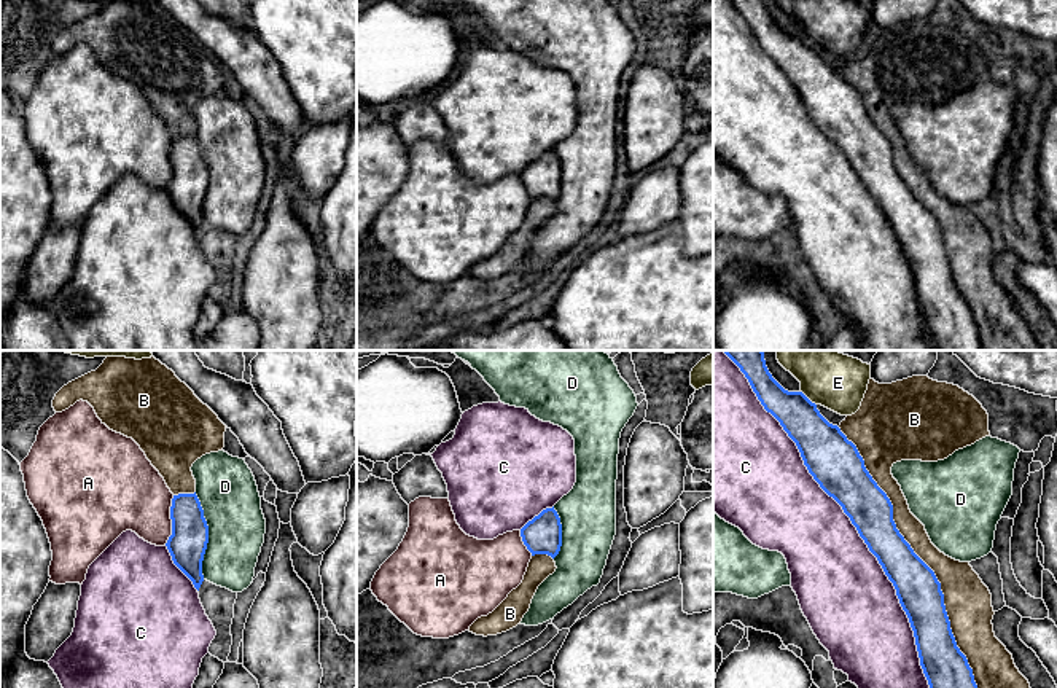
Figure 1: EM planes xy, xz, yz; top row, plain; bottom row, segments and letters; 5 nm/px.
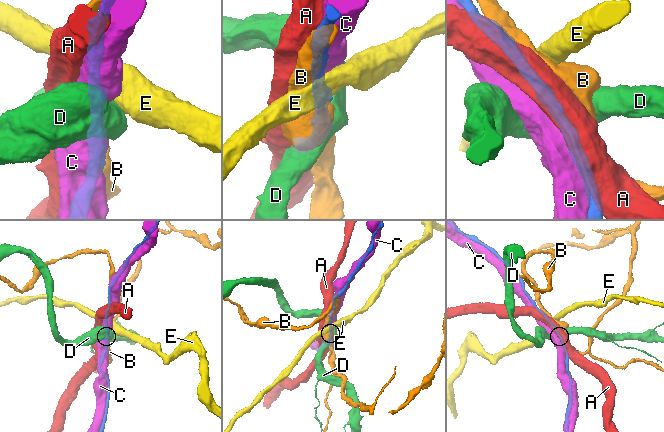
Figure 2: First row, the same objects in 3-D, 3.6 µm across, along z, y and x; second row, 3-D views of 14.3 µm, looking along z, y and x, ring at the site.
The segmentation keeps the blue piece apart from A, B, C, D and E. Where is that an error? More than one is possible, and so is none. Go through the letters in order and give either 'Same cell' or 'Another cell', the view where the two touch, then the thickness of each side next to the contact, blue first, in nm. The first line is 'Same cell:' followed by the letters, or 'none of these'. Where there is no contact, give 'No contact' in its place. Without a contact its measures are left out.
Same cell: C
A: Another cell. Touches blue in xy. Thickness 190 nm (blue) against 360 nm
B: Another cell. Touches blue in yz. Thickness 220 nm (blue) against 200 nm
C: Same cell. Touches blue in yz. Thickness 240 nm (blue) against 420 nm
D: Another cell. Touches blue in xy. Thickness 190 nm (blue) against 300 nm
E: Another cell. Touches blue in yz. Thickness 240 nm (blue) against 280 nm

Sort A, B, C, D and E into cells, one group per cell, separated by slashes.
A / B / C / D / E

